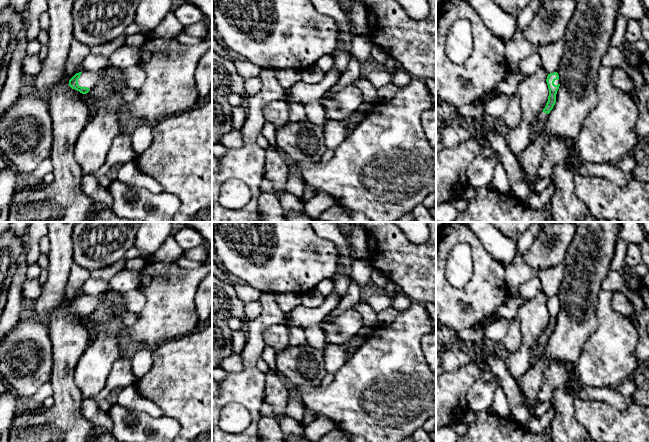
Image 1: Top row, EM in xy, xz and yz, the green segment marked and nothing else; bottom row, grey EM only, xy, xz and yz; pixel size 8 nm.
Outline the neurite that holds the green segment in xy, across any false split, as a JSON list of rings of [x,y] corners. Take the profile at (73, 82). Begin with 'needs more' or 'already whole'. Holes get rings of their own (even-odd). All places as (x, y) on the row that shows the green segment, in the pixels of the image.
needs more; [[[104,69],[98,72],[87,72],[84,70],[83,72],[76,73],[69,80],[69,86],[82,94],[86,94],[95,87],[103,73]]]

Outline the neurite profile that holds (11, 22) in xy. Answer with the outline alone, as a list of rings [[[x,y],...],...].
[[[10,5],[0,12],[0,93],[5,83],[8,67],[14,53],[17,37],[23,26],[22,13]]]

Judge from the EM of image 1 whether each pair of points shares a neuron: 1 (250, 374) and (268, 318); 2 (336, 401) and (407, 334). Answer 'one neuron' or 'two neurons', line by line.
1: one neuron
2: one neuron

